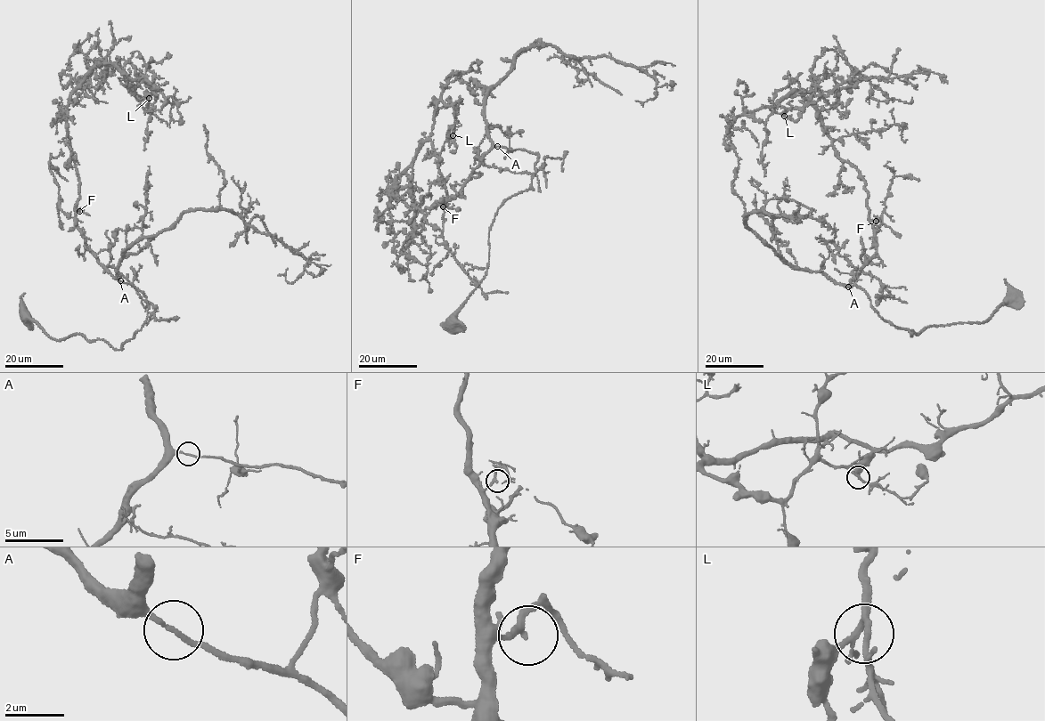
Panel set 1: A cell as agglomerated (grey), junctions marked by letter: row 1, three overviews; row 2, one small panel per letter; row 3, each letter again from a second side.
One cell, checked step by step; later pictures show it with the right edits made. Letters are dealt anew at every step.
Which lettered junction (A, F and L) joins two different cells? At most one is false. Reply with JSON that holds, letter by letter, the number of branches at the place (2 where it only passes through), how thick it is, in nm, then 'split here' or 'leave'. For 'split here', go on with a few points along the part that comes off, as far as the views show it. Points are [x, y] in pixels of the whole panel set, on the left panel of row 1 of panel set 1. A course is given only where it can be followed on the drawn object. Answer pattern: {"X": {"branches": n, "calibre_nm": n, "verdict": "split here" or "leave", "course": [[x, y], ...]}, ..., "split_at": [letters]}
{"A": {"branches": 2, "calibre_nm": 150, "verdict": "leave"}, "F": {"branches": 2, "calibre_nm": 190, "verdict": "leave"}, "L": {"branches": 2, "calibre_nm": 180, "verdict": "leave"}, "split_at": []}

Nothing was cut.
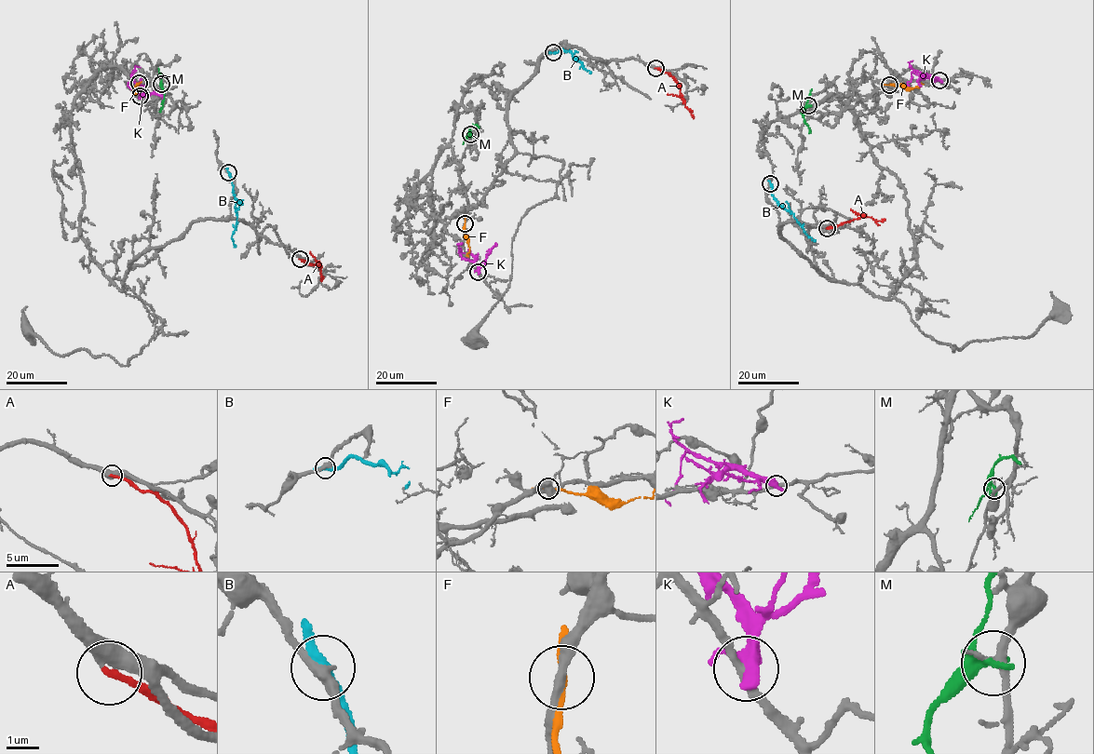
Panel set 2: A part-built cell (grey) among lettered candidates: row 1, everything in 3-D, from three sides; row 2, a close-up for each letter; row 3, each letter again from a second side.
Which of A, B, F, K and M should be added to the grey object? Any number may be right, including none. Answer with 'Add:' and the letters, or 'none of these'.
Add: A

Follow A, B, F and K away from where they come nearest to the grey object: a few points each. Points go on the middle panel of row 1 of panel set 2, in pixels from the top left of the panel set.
A: (655, 68), (669, 74), (677, 84), (683, 102), (694, 118)
B: (552, 52), (560, 48), (568, 50), (591, 74)
F: (465, 223), (467, 256)
K: (479, 272), (479, 265), (458, 252), (460, 249), (457, 244), (462, 243)

